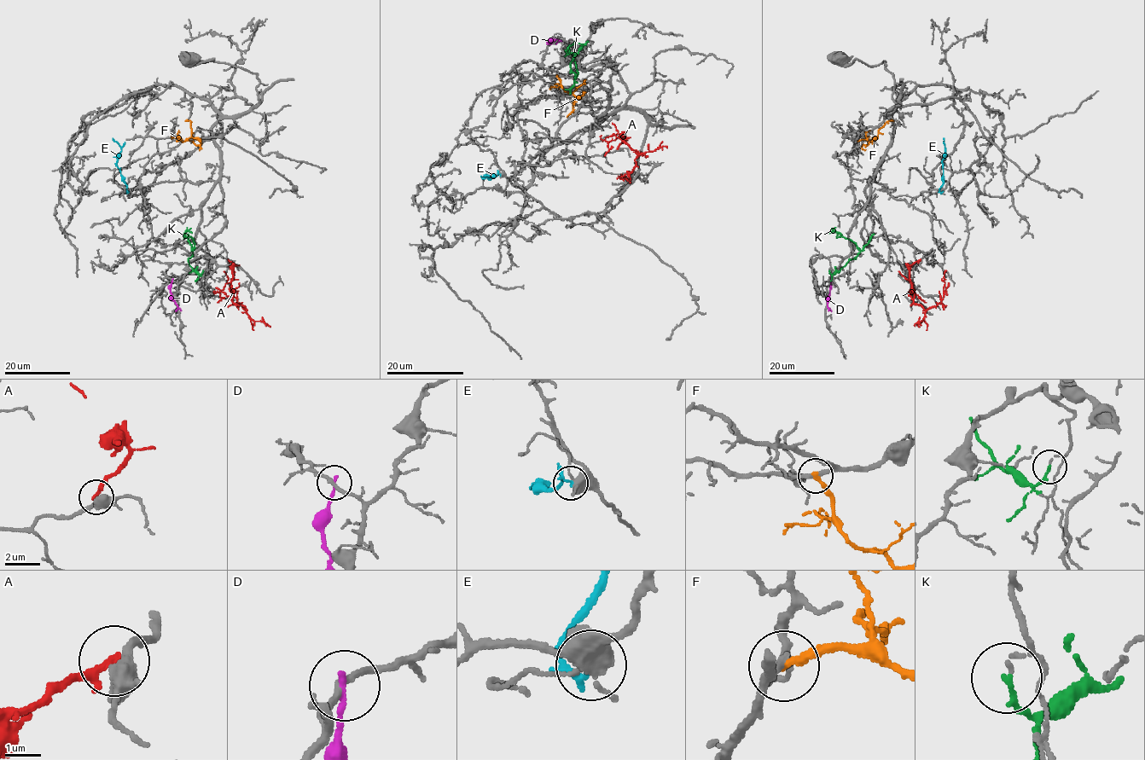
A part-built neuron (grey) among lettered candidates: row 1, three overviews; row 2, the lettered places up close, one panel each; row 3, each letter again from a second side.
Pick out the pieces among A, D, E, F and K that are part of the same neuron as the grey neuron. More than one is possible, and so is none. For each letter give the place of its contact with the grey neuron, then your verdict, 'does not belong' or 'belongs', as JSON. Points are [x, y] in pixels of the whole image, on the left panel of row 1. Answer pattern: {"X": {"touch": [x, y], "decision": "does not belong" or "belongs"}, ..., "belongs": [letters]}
{"A": {"touch": [228, 260], "decision": "does not belong"}, "D": {"touch": [171, 280], "decision": "does not belong"}, "E": {"touch": [129, 191], "decision": "does not belong"}, "F": {"touch": [177, 141], "decision": "does not belong"}, "K": {"touch": [203, 270], "decision": "does not belong"}, "belongs": []}

